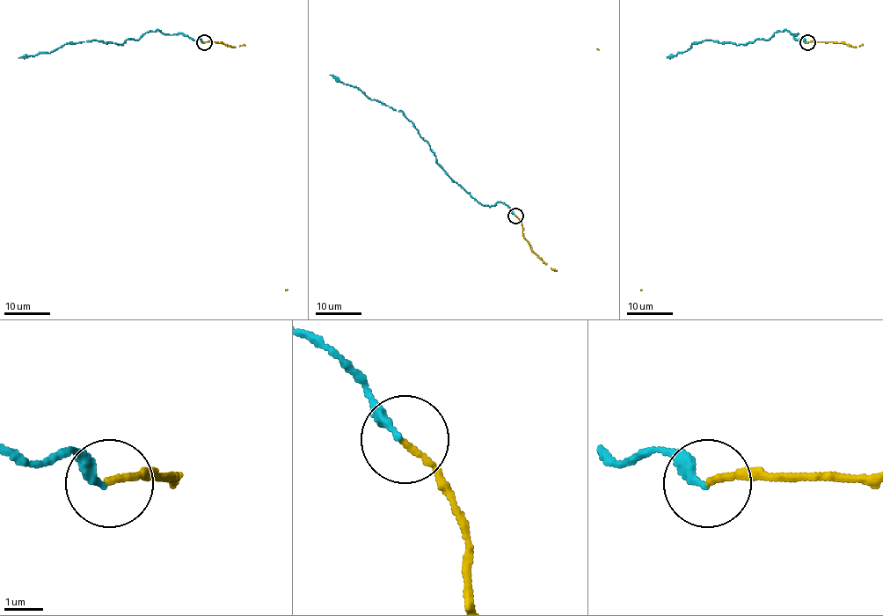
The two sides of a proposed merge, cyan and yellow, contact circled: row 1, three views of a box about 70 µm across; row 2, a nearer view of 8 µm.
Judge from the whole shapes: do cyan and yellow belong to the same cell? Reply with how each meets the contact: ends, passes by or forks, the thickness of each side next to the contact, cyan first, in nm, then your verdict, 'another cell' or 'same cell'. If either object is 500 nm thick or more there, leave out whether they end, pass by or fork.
cyan ends there; yellow ends there; 280 nm thick on the cyan side, 150 nm on the other; same cell

